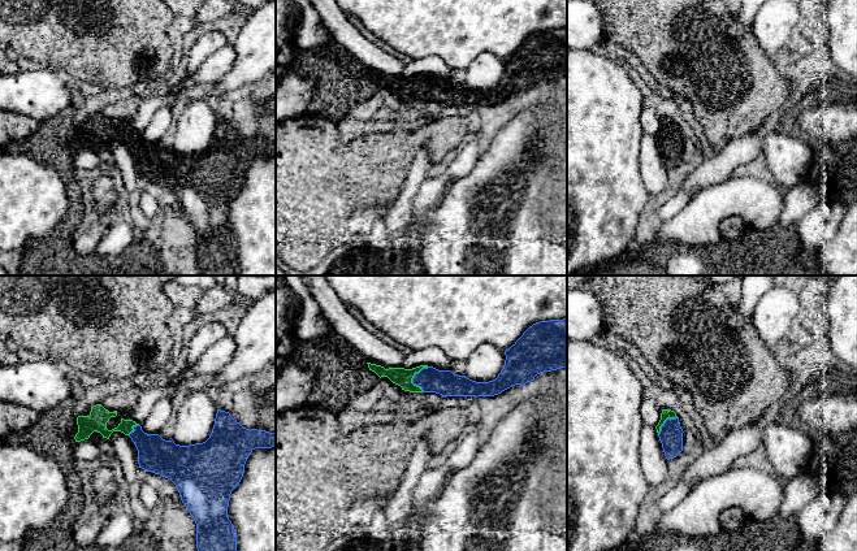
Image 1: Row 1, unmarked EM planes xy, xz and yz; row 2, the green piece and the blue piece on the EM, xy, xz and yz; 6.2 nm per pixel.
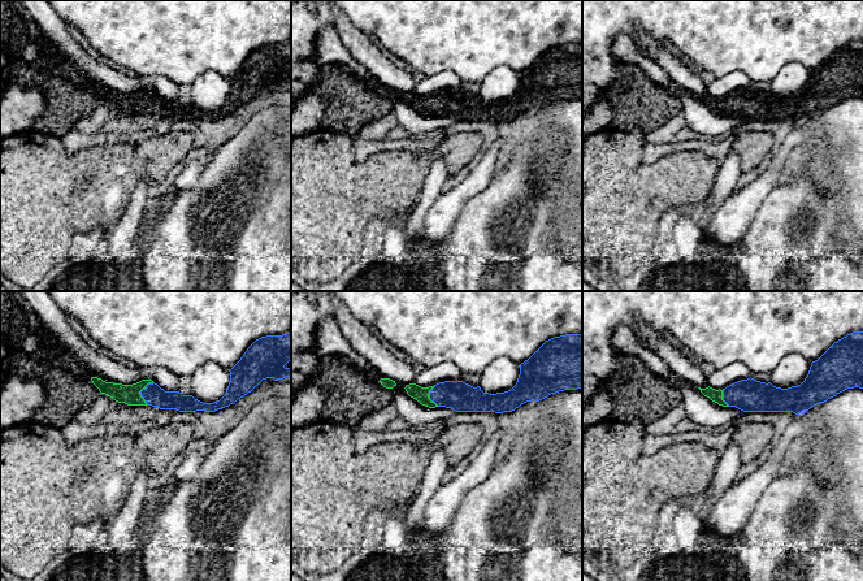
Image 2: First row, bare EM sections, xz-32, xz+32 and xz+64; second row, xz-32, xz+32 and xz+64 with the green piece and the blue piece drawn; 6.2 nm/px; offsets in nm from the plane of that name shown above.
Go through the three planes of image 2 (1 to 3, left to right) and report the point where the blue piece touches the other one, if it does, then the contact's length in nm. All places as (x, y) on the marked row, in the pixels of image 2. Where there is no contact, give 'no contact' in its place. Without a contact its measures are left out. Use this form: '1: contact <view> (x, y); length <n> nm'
1: contact xz-32 (141, 390); length 150 nm
2: contact xz+32 (428, 397); length 130 nm
3: contact xz+64 (721, 398); length 110 nm

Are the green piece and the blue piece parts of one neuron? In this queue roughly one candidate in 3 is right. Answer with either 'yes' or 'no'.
yes

